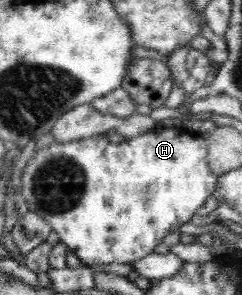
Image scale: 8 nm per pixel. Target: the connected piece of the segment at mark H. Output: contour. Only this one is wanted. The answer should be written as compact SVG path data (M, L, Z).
M158 126L150 132L145 132L140 136L123 140L121 143L113 144L108 141L105 133L95 134L85 139L76 139L72 142L58 143L54 140L49 146L39 149L31 157L24 168L22 181L20 183L20 194L26 201L29 211L41 216L54 232L58 233L60 242L63 243L68 250L74 251L74 255L78 255L82 266L91 266L92 264L112 264L118 262L120 264L132 264L139 261L143 256L154 252L158 244L170 233L179 230L180 226L190 221L196 214L196 211L205 204L207 198L217 189L217 175L212 173L208 163L208 145L207 139L202 138L200 133L192 129Z

